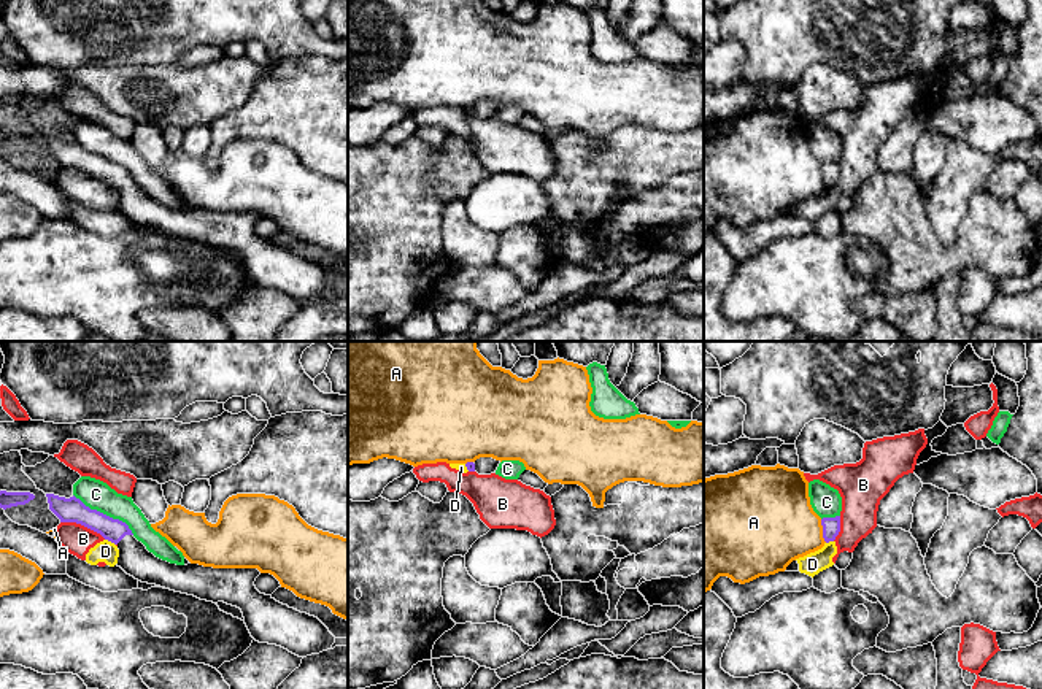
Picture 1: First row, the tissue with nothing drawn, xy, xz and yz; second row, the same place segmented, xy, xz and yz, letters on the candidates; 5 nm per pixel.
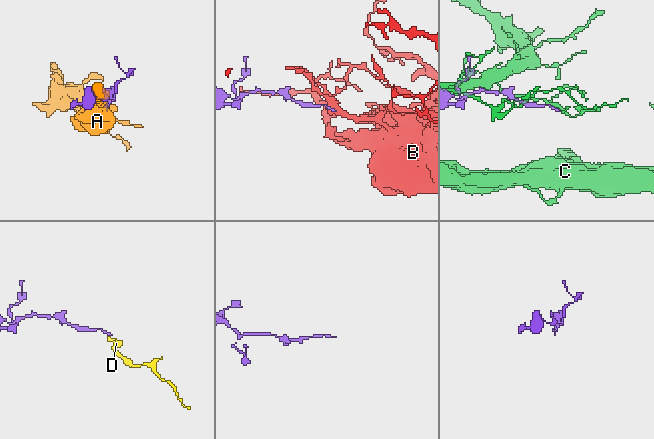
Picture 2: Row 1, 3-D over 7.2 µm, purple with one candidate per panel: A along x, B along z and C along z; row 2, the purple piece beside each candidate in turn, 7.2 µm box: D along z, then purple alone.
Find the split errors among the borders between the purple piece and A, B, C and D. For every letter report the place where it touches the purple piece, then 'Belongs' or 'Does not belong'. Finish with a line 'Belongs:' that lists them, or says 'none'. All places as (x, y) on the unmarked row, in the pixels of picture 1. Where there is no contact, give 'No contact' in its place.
A: Touches purple at yz (823, 175). Does not belong
B: Touches purple at xy (83, 169). Does not belong
C: Touches purple at xy (105, 159). Does not belong
D: Touches purple at xy (110, 184). Does not belong
Belongs: none

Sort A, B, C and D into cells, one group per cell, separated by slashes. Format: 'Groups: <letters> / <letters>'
Groups: A / B D / C

